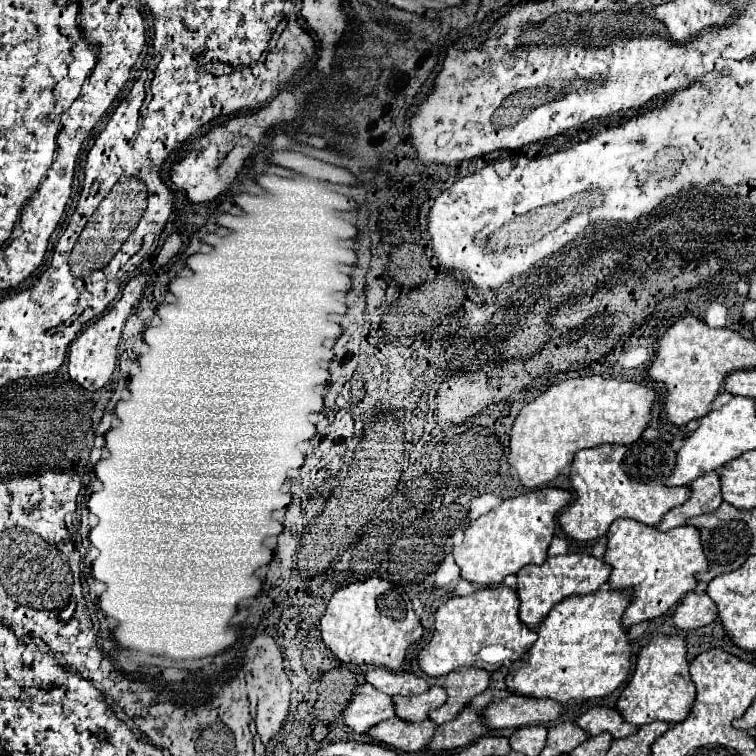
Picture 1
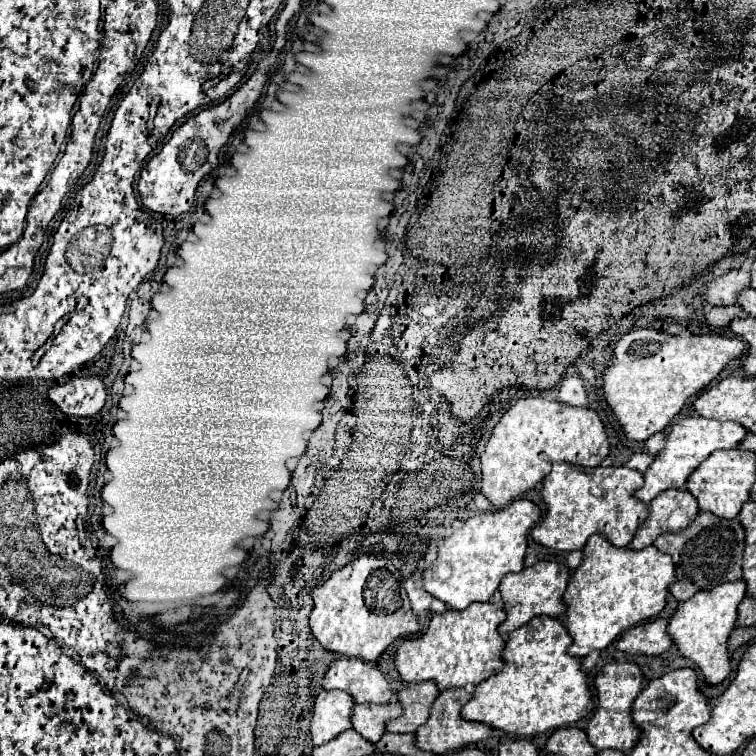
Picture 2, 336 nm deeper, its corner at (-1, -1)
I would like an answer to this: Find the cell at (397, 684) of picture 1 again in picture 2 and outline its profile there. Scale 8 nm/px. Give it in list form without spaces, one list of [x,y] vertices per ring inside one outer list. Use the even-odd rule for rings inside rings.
[[[336,659],[324,675],[324,689],[342,689],[352,693],[356,703],[388,703],[394,695],[374,663],[362,659]]]

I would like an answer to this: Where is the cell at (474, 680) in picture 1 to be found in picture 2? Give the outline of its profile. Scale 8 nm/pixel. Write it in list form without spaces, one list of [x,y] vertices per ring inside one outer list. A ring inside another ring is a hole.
[[[434,681],[410,683],[408,687],[396,693],[396,697],[404,705],[404,713],[398,719],[388,721],[386,729],[394,733],[414,733],[420,725],[424,725],[424,721],[428,721],[430,709],[438,695],[440,689]]]

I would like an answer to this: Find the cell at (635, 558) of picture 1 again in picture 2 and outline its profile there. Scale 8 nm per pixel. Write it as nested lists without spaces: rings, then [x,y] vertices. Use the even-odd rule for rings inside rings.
[[[594,533],[584,547],[584,561],[572,573],[564,601],[568,605],[566,627],[574,643],[568,653],[586,657],[592,649],[606,649],[626,629],[658,615],[668,597],[668,587],[676,581],[674,563],[668,553],[648,545],[644,549],[616,547],[606,535]]]

